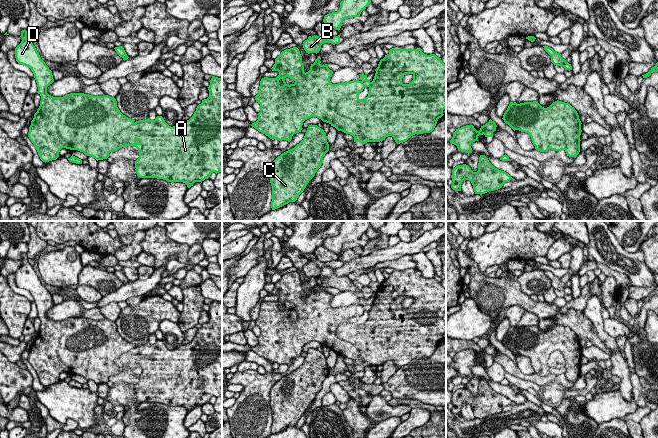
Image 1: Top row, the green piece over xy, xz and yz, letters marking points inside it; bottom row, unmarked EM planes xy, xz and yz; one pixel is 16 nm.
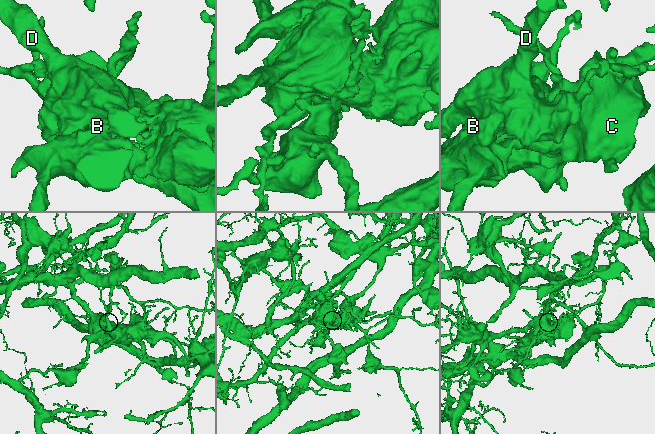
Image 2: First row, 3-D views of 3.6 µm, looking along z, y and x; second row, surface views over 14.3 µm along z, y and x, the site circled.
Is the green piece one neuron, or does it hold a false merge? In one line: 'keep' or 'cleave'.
cleave

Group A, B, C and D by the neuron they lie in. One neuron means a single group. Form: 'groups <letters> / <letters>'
groups A B C / D

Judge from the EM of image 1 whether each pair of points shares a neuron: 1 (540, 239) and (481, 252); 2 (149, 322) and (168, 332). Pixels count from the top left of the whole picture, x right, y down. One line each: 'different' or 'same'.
1: same
2: different

